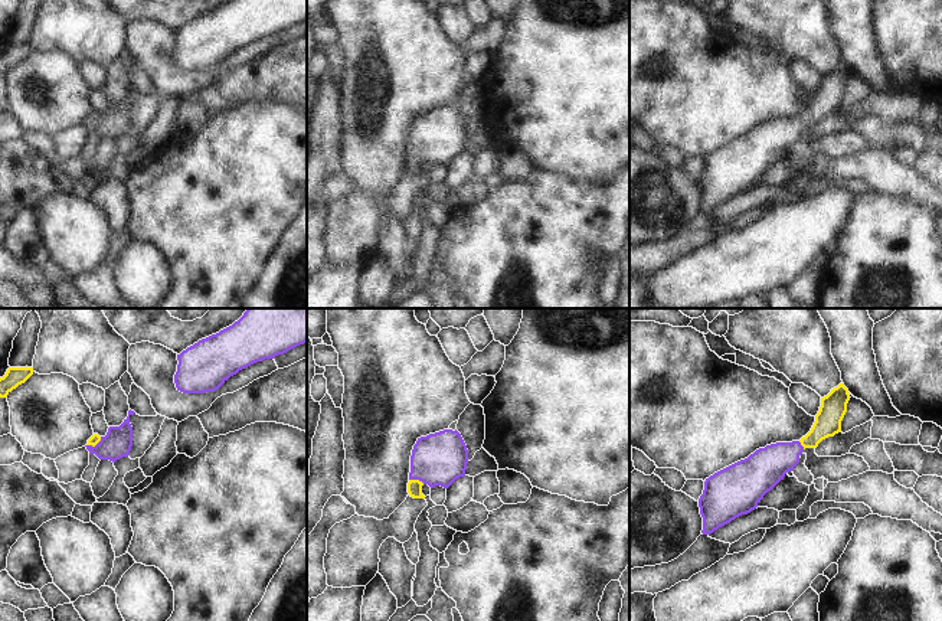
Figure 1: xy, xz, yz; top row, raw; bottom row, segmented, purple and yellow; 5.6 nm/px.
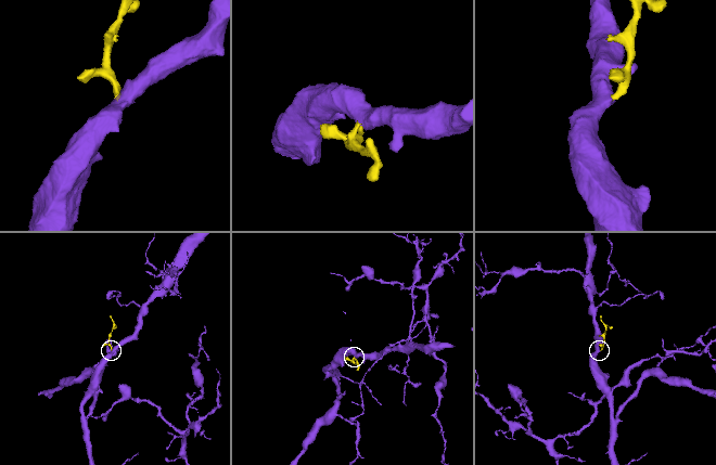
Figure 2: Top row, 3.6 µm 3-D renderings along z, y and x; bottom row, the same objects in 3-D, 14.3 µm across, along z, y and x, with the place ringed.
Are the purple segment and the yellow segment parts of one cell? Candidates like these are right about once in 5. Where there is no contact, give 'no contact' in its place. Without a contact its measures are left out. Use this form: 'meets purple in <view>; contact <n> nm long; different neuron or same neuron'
meets purple in xz; contact 90 nm long; same neuron

